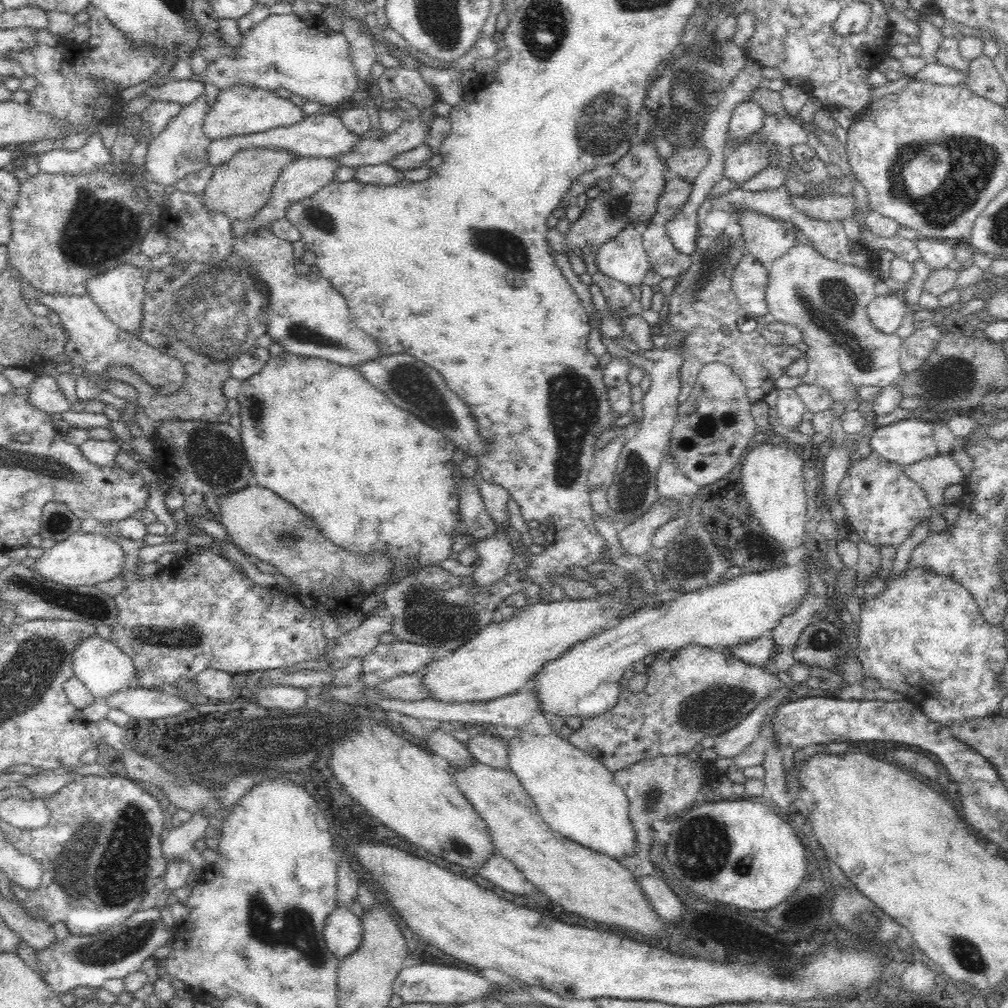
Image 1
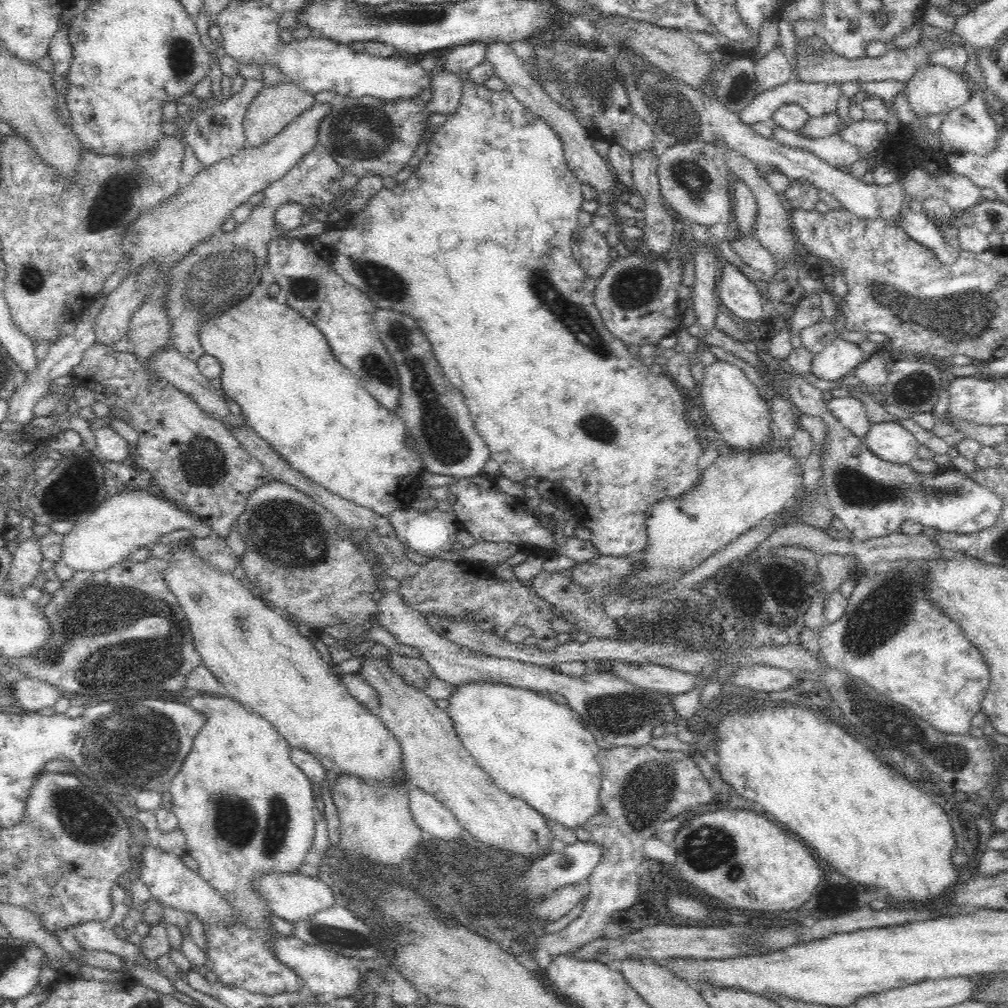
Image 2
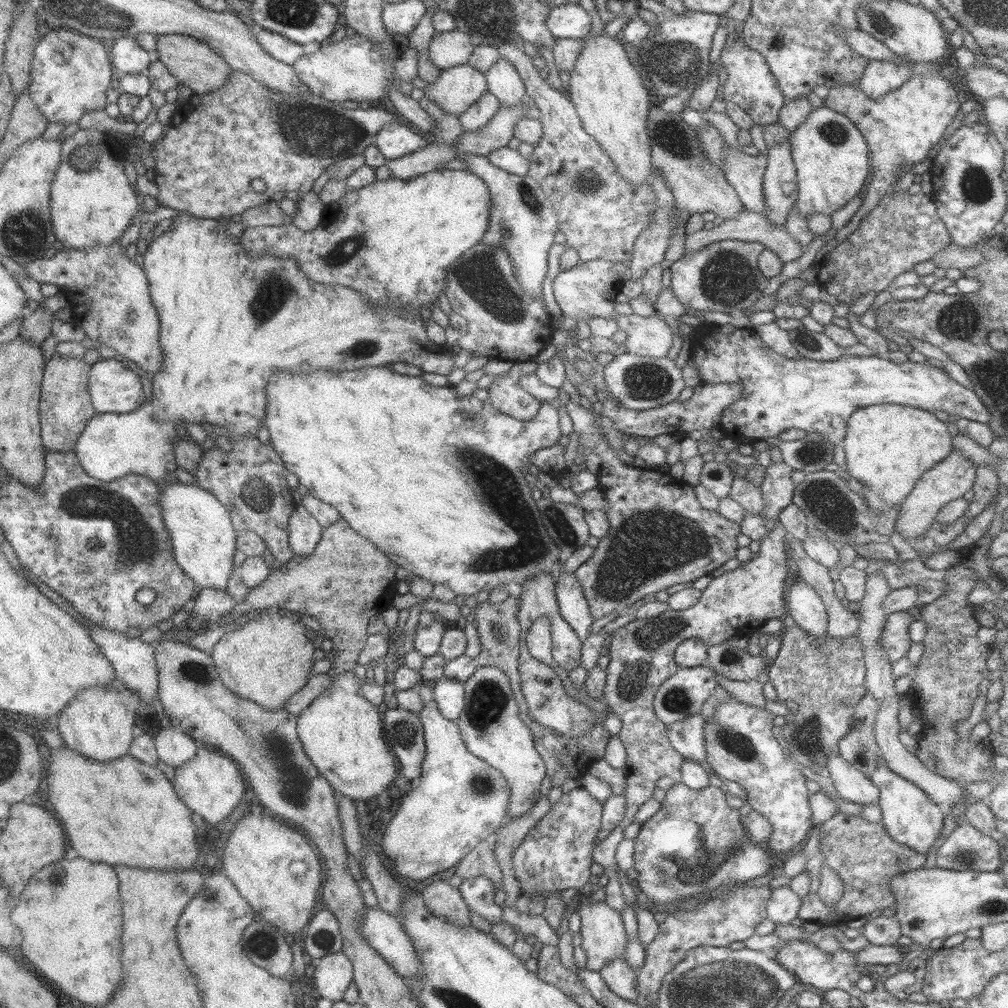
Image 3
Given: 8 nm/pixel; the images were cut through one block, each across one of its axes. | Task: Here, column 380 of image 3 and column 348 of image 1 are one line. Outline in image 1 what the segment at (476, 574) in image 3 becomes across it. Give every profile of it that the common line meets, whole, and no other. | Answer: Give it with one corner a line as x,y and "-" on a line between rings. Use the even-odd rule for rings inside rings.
283,352
275,357
270,356
270,360
258,374
242,381
237,401
241,408
239,413
242,424
240,439
244,453
246,453
246,461
252,467
253,483
267,488
273,494
290,502
300,513
308,515
322,536
332,544
358,556
381,552
384,556
391,558
396,573
408,570
410,574
414,574
425,567
440,567
442,562
448,560
453,554
452,544
459,534
456,526
460,522
459,485
453,463
454,450
457,447
454,442
449,442
444,437
442,431
435,430
412,413
396,406
396,403
393,403
383,392
372,386
357,370
357,367
342,366
320,358
296,356

